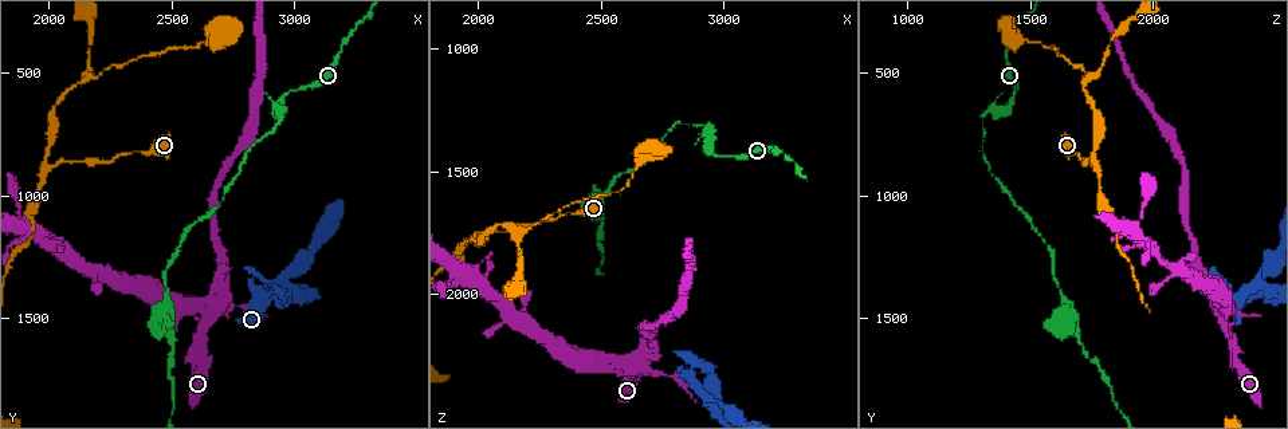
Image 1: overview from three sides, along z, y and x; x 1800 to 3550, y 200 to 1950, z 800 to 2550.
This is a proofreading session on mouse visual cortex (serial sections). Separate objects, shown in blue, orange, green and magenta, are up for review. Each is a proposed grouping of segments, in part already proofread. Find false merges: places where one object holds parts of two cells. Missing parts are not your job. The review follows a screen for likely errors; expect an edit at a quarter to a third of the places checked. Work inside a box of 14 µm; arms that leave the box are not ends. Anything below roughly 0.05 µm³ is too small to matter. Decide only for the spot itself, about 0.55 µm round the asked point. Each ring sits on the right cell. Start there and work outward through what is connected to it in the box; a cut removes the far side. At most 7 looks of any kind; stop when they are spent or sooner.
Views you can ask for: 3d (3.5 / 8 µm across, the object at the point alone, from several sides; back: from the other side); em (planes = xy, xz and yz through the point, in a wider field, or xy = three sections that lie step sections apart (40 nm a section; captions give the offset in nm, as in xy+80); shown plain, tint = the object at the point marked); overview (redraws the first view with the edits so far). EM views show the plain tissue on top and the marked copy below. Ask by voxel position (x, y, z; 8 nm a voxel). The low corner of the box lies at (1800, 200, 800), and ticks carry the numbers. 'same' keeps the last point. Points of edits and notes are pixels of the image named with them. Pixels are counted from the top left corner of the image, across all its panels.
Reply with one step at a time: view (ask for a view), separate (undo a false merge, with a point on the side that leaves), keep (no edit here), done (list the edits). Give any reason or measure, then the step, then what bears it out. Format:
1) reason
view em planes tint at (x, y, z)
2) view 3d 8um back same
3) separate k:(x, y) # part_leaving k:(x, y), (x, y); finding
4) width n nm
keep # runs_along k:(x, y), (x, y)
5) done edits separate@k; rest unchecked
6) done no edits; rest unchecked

a narrow waist
view 3d 3.5um back at (1990, 860, 1770)

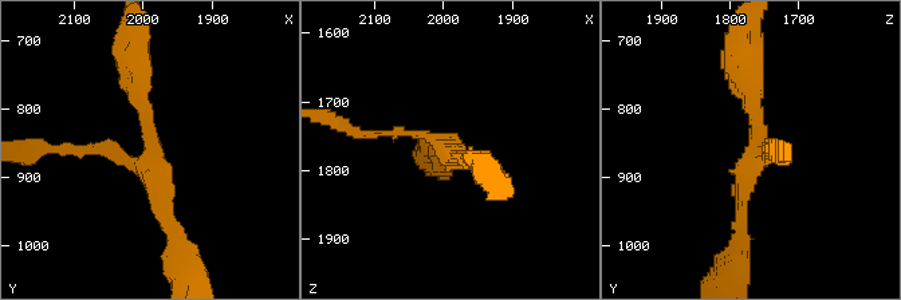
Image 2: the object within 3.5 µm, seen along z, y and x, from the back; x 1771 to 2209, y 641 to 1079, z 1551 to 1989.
arms 3; arm_widths 100, 150, 200 nm
view em xy step 1 tint at (1990, 875, 1765)

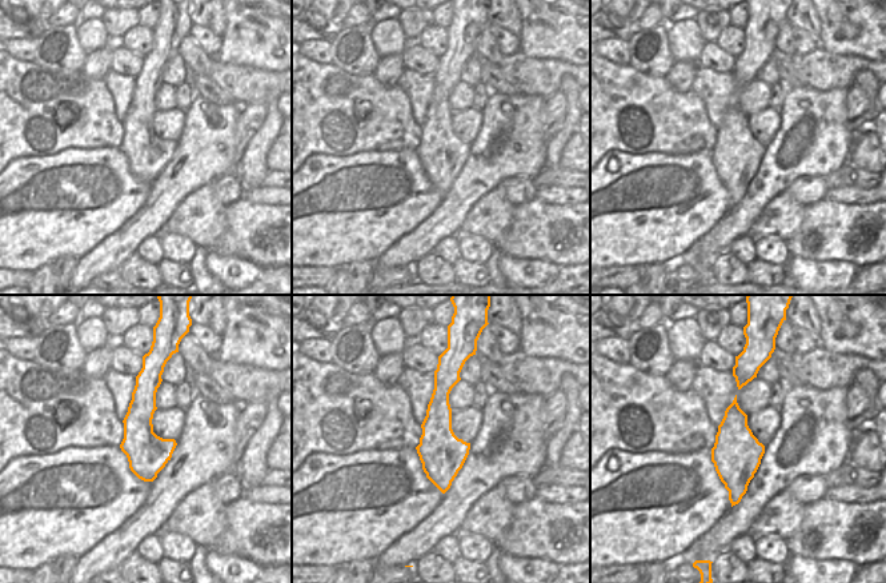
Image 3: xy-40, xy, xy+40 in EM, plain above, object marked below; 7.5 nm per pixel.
keep # runs_along 3:(152, 375), (143, 402), (147, 478); continuous, no second cell

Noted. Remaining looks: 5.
branch point
view 3d 8um at (2710, 1310, 2200)

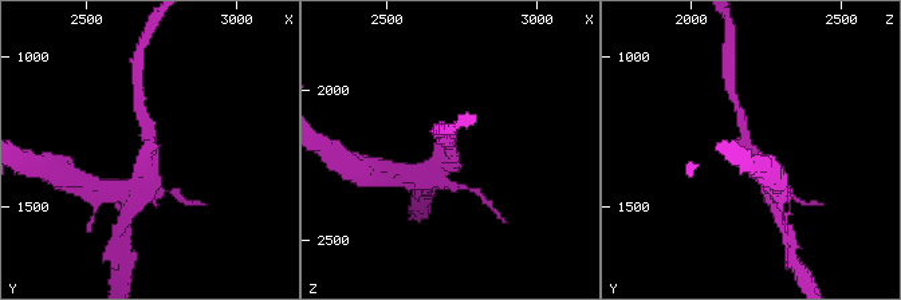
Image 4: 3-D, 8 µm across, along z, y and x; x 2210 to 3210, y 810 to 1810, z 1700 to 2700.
zoom in
view 3d 3.5um at (2710, 1300, 2190)

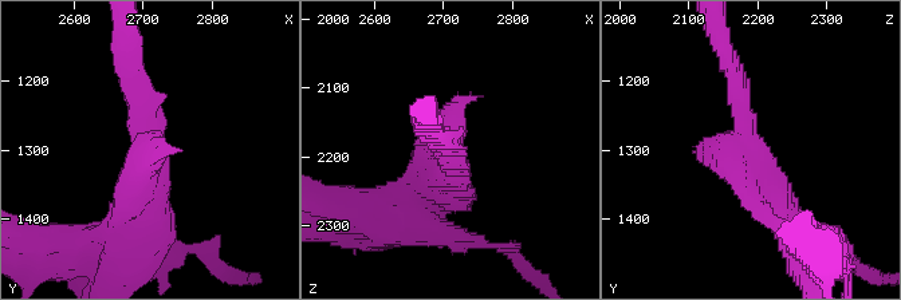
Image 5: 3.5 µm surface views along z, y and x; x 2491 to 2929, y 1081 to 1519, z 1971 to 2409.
need the tissue
view em xy step 1 tint at (2705, 1300, 2190)

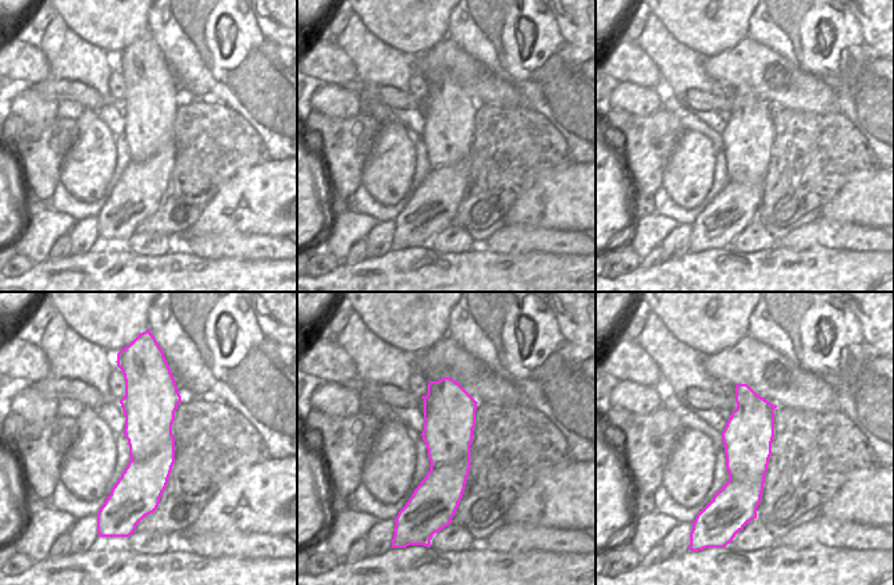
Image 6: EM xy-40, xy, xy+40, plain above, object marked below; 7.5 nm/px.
separate 5:(844, 248) # part_leaving 5:(95, 253), (38, 257); two cells meet here

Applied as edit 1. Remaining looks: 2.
done edits separate@5; rest unchecked

